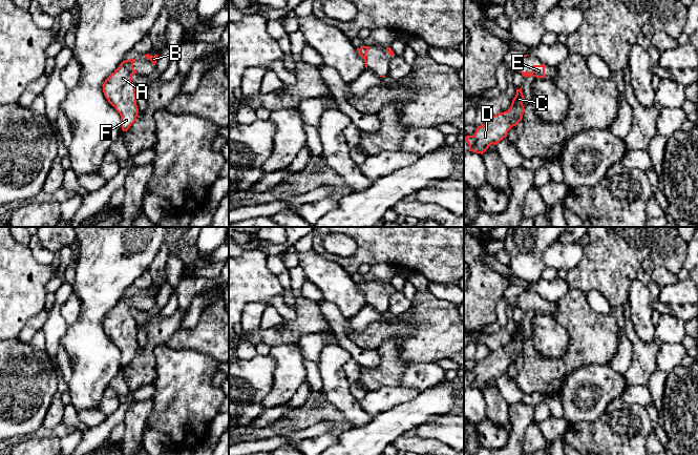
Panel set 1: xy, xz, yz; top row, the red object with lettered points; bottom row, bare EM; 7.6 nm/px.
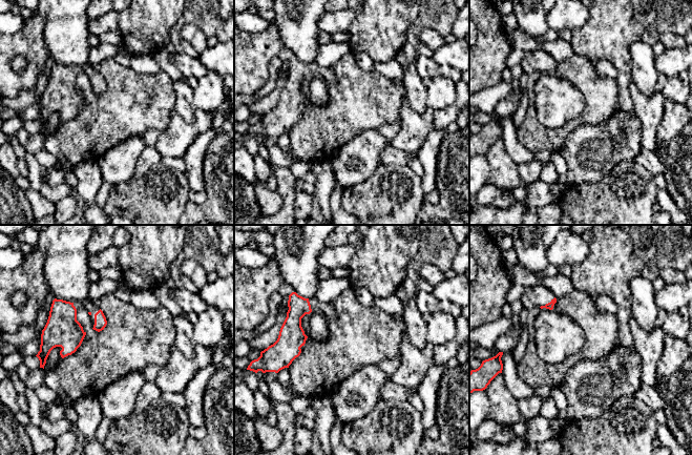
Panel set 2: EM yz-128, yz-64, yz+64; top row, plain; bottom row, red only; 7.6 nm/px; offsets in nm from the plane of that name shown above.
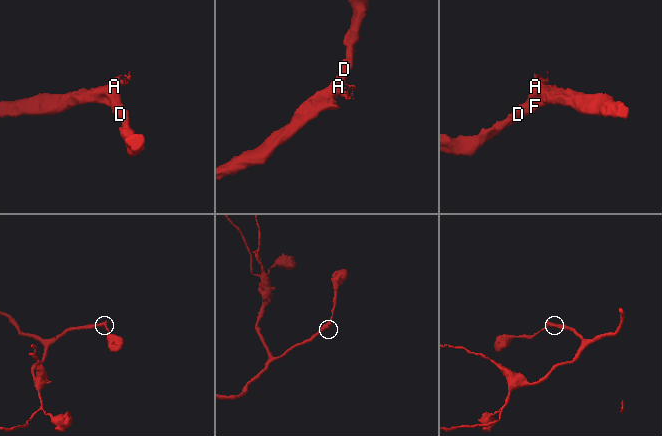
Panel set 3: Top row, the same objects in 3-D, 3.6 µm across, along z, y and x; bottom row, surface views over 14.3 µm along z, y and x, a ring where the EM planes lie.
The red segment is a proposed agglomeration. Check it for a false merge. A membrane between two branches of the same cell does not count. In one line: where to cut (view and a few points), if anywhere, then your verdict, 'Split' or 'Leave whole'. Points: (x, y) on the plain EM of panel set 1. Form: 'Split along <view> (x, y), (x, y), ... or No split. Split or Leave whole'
No split. Leave whole

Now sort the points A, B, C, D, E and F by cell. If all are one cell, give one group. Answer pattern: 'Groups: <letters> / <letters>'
Groups: A B C D E F

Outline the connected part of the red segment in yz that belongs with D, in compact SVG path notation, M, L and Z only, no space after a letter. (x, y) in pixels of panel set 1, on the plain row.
M523 320L516 325L516 330L507 347L489 352L488 356L478 361L473 371L466 371L464 375L469 380L469 387L483 390L488 382L496 380L507 372L508 367L522 355L524 350Z

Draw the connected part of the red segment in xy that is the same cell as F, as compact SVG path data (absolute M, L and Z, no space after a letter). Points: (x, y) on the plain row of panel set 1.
M135 295L123 296L103 319L105 333L121 351L121 363L123 367L129 365L135 357L139 349L136 323L132 317L132 311L138 309L133 305Z

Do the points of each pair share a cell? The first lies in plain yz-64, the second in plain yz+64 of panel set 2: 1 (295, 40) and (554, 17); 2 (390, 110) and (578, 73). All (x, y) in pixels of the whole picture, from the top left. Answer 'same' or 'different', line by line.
1: different
2: same

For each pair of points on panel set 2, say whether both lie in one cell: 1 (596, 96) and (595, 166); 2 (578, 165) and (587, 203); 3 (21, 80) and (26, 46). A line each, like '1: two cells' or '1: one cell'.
1: two cells
2: two cells
3: one cell

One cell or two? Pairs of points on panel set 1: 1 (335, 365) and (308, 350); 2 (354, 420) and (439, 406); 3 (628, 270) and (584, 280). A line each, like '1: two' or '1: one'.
1: two
2: two
3: one

